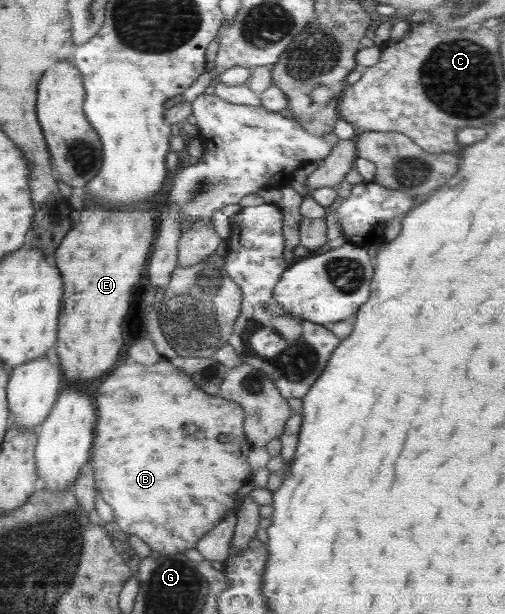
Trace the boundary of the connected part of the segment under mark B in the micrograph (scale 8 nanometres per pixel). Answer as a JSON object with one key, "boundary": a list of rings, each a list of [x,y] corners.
{"boundary":[[[158,359],[152,366],[138,364],[132,360],[118,366],[96,390],[93,398],[96,404],[96,422],[94,427],[94,440],[91,448],[90,464],[94,466],[94,480],[97,490],[102,498],[111,506],[114,511],[114,522],[120,526],[121,530],[129,536],[138,536],[146,542],[152,550],[157,550],[161,555],[169,555],[184,552],[188,549],[196,548],[198,540],[212,530],[232,509],[237,509],[235,497],[244,483],[247,482],[253,470],[248,462],[251,443],[246,440],[243,422],[246,413],[240,403],[225,400],[218,395],[208,395],[192,380],[190,375],[182,369],[172,365],[170,359]]]}

